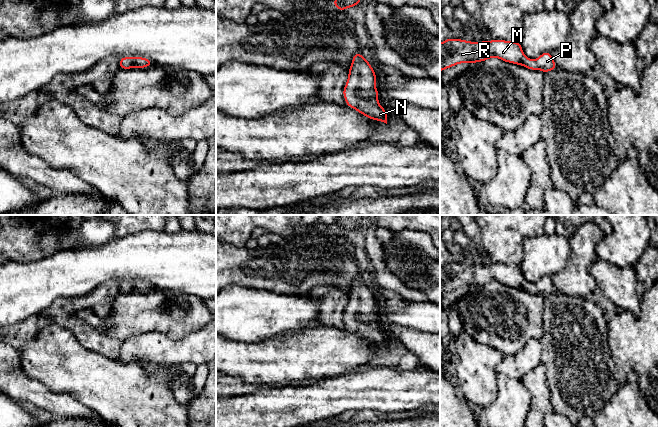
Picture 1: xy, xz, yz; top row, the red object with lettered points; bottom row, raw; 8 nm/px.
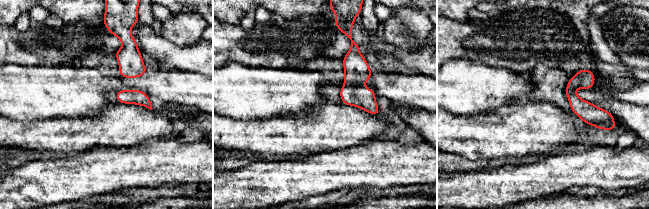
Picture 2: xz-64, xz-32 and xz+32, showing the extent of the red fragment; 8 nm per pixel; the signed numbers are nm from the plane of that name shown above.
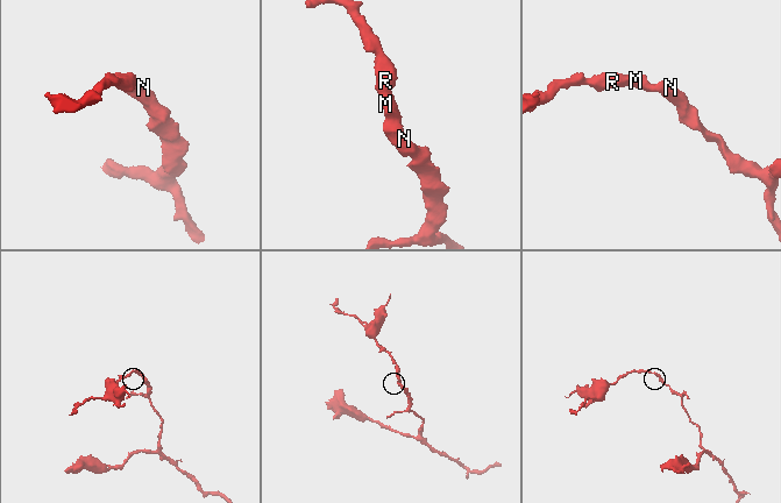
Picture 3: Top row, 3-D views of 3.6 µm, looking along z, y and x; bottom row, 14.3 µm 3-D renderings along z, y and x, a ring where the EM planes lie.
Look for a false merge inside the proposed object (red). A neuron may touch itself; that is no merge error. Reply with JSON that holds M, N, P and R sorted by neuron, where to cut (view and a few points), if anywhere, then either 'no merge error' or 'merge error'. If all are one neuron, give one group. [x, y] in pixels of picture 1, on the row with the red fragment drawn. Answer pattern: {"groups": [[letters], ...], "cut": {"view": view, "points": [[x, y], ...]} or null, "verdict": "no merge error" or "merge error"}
{"groups": [["M", "N", "P", "R"]], "cut": null, "verdict": "no merge error"}

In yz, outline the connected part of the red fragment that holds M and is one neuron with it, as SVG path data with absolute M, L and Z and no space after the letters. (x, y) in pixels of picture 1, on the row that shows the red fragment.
M449 39L440 43L440 72L459 63L476 63L497 57L504 62L518 64L530 70L541 70L547 73L557 69L552 54L542 53L536 60L525 56L520 42L501 39L470 42L461 39Z

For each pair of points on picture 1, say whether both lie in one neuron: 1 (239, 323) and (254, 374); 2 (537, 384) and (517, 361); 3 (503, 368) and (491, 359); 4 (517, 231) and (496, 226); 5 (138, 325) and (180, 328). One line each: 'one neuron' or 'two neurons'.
1: two neurons
2: two neurons
3: two neurons
4: one neuron
5: one neuron

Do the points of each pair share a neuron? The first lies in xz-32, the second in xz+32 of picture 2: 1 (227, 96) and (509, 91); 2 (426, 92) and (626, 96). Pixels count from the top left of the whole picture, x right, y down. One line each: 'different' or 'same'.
1: same
2: same

